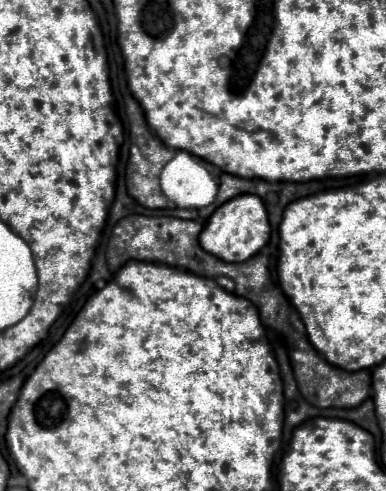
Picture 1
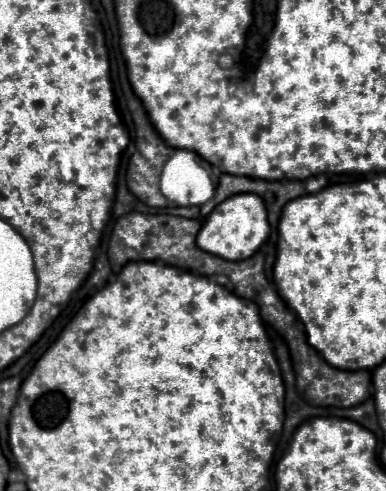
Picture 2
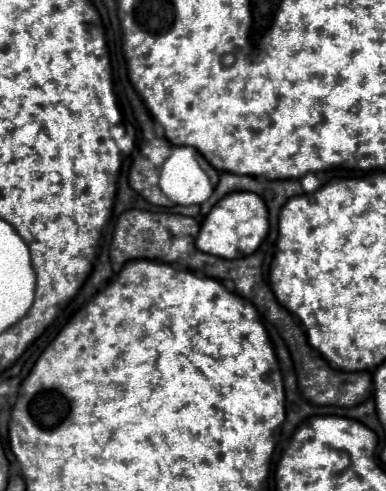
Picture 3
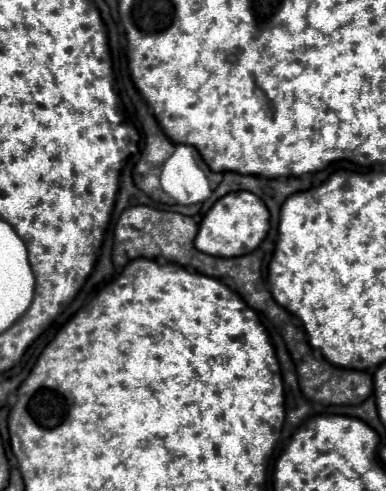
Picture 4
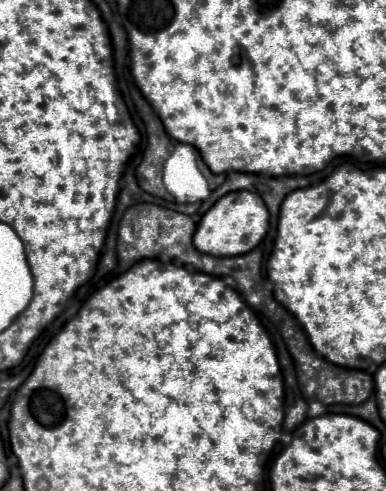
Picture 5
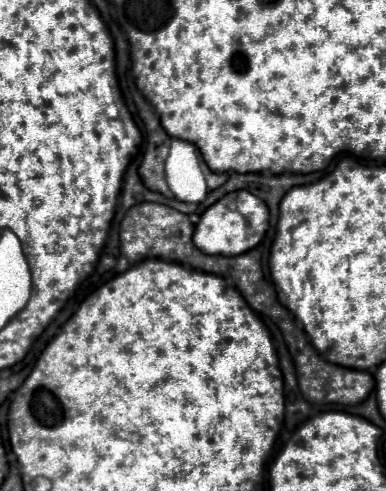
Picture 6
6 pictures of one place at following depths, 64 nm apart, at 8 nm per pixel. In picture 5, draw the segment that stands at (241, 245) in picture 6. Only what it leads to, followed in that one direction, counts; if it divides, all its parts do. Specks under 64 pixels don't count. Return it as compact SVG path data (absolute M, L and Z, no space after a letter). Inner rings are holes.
M248 190L230 192L222 196L200 220L194 244L200 252L210 256L240 256L260 244L268 232L268 208L258 194Z

